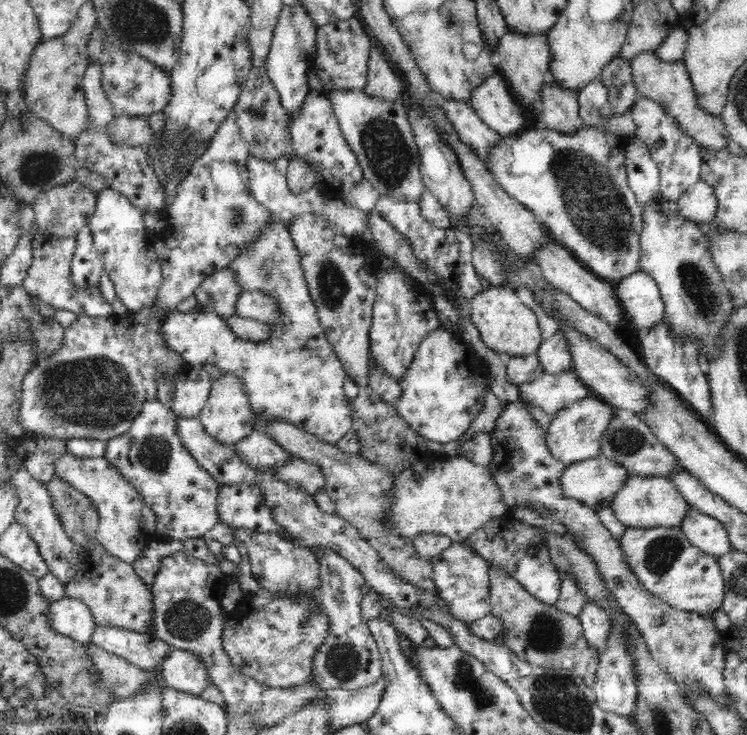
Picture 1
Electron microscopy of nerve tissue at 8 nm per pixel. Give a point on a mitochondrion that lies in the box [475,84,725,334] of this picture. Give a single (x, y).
(588, 194)

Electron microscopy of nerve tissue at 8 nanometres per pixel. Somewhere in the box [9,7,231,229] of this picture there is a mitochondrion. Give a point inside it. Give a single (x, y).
(38, 167)

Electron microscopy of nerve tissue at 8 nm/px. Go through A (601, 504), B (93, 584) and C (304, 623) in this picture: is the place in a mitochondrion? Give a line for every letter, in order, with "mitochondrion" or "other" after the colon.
A: other
B: other
C: mitochondrion

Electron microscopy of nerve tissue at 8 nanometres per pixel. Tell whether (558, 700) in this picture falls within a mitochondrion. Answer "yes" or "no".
yes

